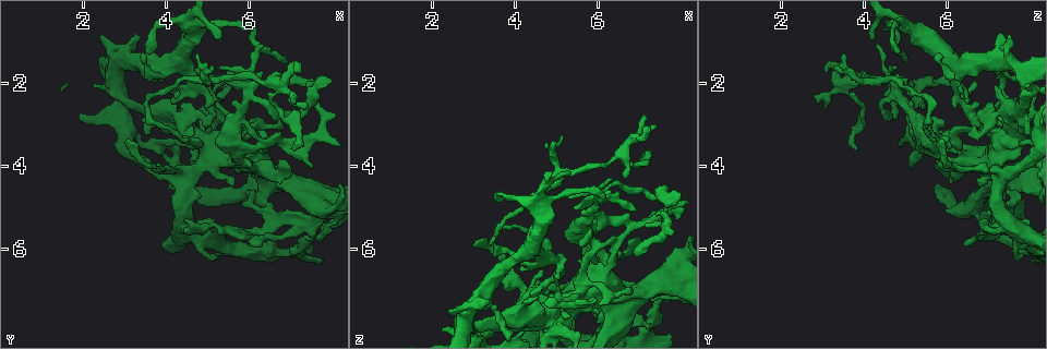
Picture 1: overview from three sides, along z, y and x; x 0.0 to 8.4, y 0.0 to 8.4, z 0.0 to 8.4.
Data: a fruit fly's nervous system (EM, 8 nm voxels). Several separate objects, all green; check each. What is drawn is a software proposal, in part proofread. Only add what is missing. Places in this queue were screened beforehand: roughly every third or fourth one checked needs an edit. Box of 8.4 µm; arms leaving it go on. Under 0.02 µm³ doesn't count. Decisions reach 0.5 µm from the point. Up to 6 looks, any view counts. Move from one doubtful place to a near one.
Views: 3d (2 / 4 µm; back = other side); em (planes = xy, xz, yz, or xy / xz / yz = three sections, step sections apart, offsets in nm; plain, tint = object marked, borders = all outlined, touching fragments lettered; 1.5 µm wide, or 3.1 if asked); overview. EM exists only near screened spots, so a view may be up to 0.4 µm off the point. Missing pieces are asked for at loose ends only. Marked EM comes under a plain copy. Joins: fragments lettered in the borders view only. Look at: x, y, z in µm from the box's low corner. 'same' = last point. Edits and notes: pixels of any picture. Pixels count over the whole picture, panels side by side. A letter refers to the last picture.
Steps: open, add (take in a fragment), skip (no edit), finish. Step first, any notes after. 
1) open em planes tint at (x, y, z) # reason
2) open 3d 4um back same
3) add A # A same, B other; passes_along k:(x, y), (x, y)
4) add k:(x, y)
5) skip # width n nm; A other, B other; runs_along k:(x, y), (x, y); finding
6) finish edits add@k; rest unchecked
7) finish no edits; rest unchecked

open em planes borders at (3.00, 3.35, 5.90) # thin end

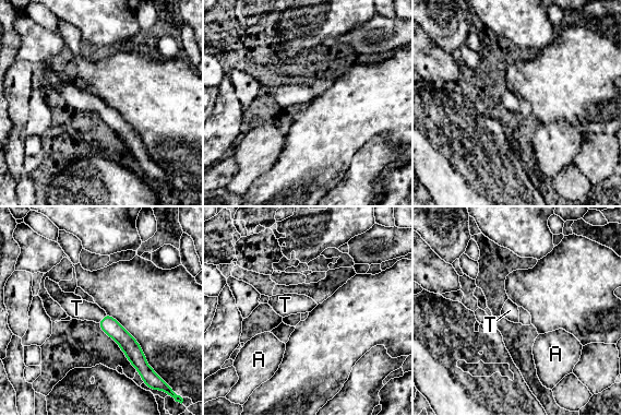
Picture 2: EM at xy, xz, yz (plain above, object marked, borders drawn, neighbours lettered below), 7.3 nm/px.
add T # width 120 nm; A other, T same; it goes on there

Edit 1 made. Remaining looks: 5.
open overview # redraw

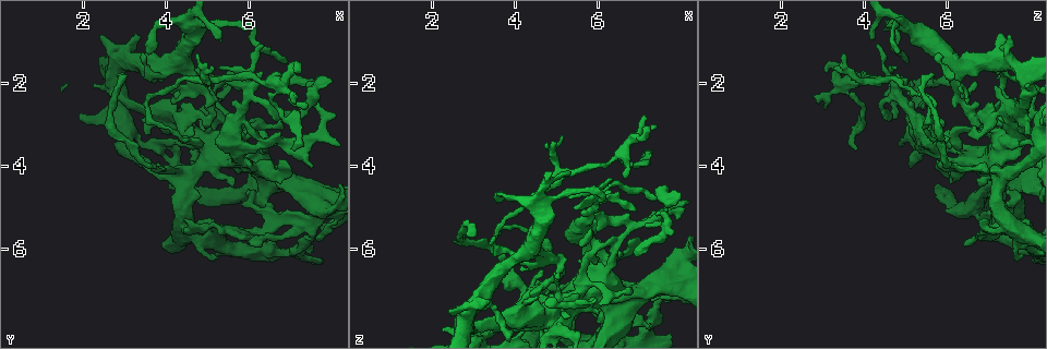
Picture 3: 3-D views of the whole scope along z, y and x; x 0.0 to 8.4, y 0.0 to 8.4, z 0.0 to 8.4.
open 3d 4um at (3.50, 3.20, 7.85) # thick end

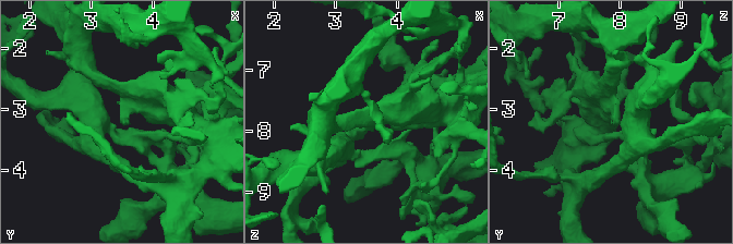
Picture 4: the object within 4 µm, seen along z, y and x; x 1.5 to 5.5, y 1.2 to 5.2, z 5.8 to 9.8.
open em yz step 8 tint at (3.50, 3.20, 7.90) # need the tissue

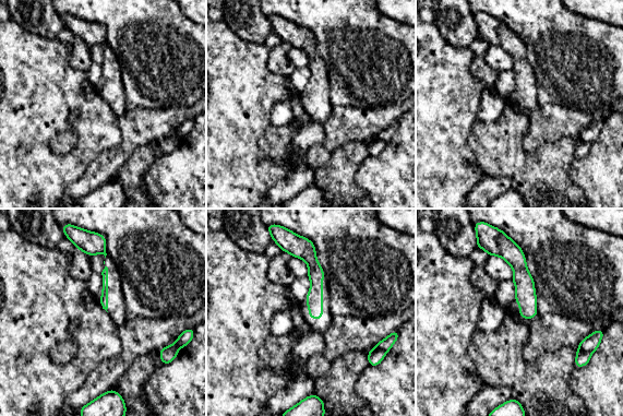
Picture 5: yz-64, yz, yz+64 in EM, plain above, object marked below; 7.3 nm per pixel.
open em planes borders same

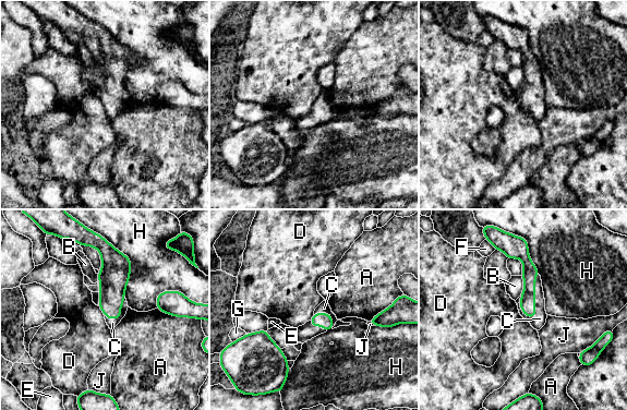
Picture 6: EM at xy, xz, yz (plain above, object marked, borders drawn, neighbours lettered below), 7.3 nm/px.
add C # longest_contact H 440 nm; A other, B other, C same, D other, E other, F other, G other, H other, J other; it goes on there

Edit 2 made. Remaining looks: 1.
open em planes borders at (7.25, 1.70, 3.10) # free end

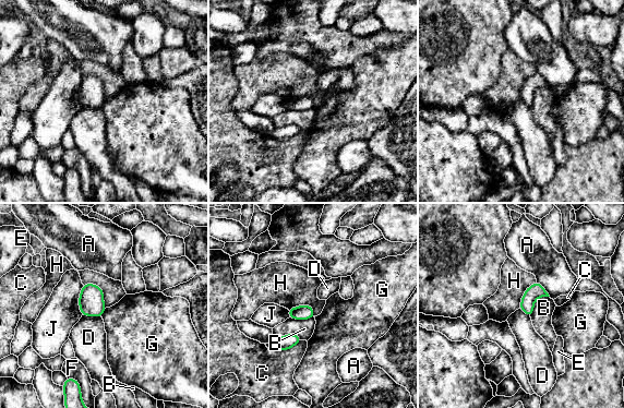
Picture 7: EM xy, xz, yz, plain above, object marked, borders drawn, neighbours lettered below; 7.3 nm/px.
add H # A other, B other, C other, D other, E other, F other, G other, H same, J other; passes_along 7:(91, 300), (102, 290), (114, 291); it goes on there

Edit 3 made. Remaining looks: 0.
finish edits add@2, add@6, add@7; rest unchecked

